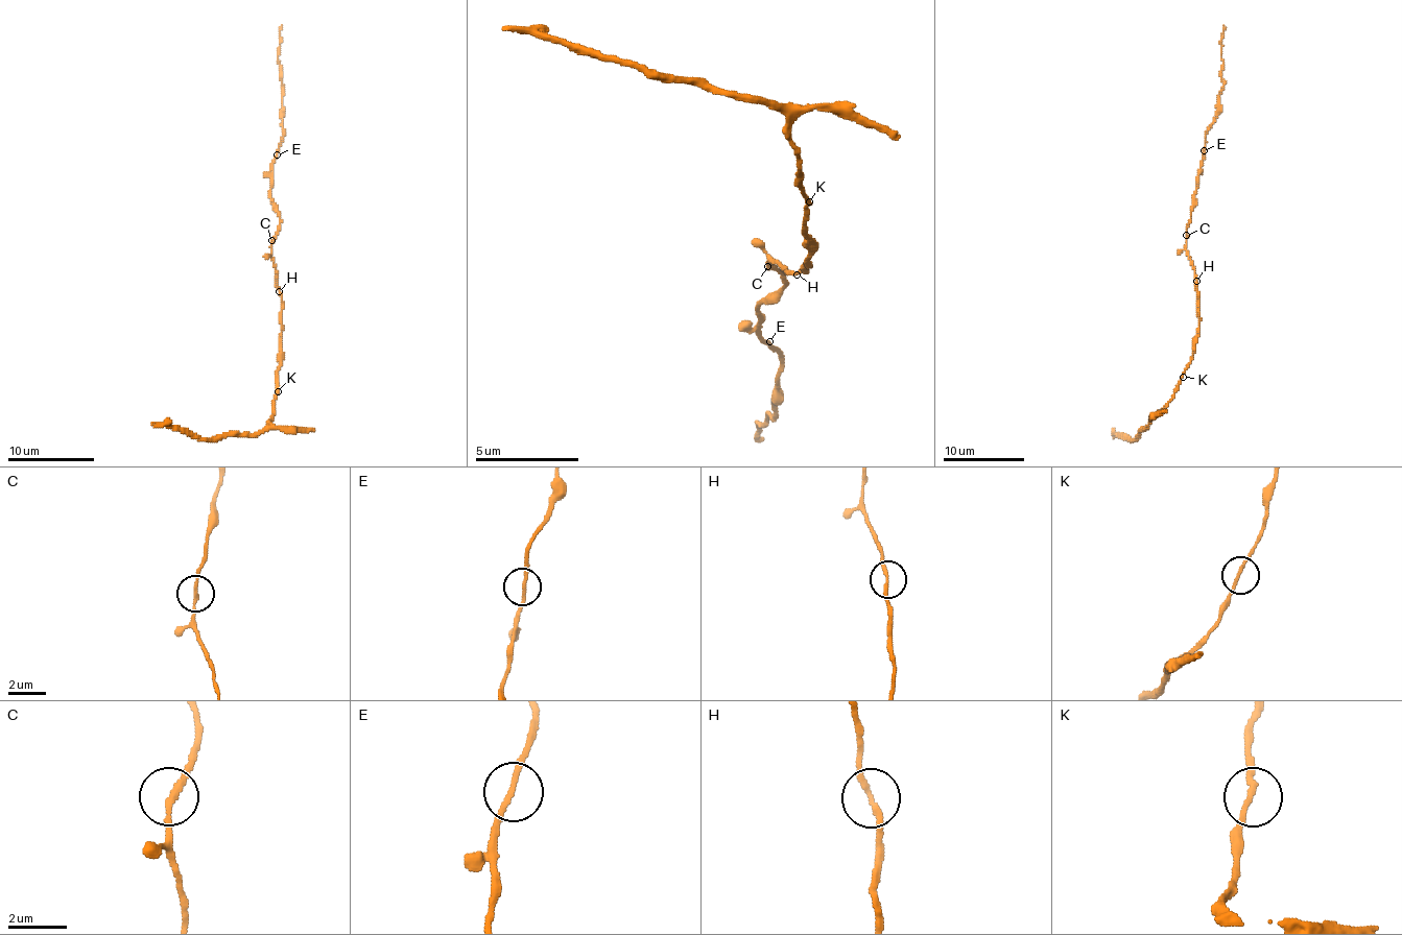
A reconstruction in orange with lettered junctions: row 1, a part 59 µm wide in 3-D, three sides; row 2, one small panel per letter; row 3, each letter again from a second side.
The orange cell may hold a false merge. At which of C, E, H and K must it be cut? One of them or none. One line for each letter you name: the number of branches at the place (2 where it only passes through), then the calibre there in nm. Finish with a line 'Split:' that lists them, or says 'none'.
E: branches 2; calibre 170 nm
Split: E

